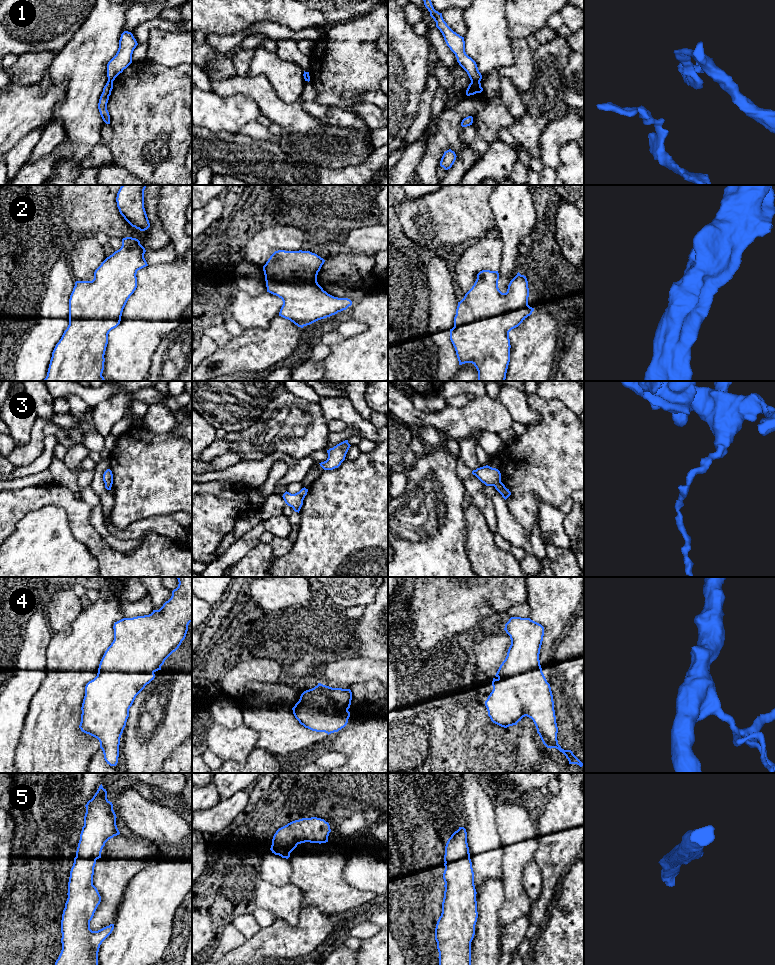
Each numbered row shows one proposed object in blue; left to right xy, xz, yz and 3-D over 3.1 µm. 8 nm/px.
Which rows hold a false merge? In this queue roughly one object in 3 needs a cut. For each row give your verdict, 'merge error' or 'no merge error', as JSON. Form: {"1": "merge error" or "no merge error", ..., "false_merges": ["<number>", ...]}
{"1": "merge error", "2": "no merge error", "3": "merge error", "4": "no merge error", "5": "no merge error", "false_merges": ["1", "3"]}

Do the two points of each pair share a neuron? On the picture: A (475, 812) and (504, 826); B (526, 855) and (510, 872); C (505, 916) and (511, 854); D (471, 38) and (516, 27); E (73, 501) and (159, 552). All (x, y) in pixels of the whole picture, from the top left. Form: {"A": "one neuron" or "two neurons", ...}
{"A": "two neurons", "B": "one neuron", "C": "one neuron", "D": "two neurons", "E": "one neuron"}

